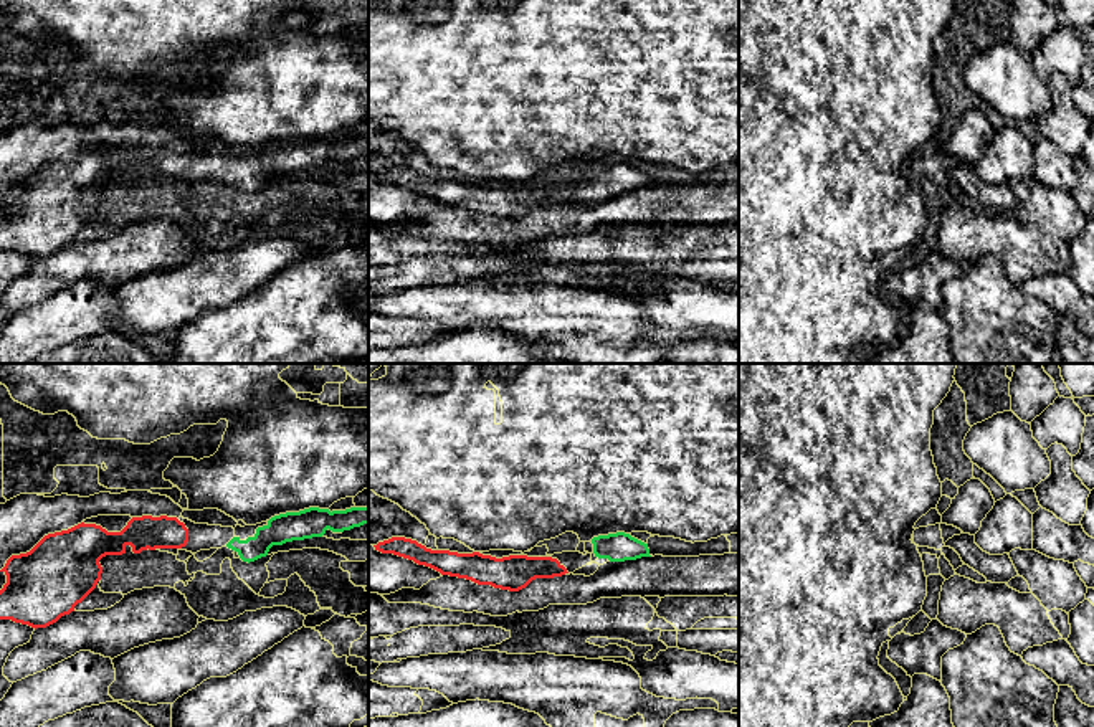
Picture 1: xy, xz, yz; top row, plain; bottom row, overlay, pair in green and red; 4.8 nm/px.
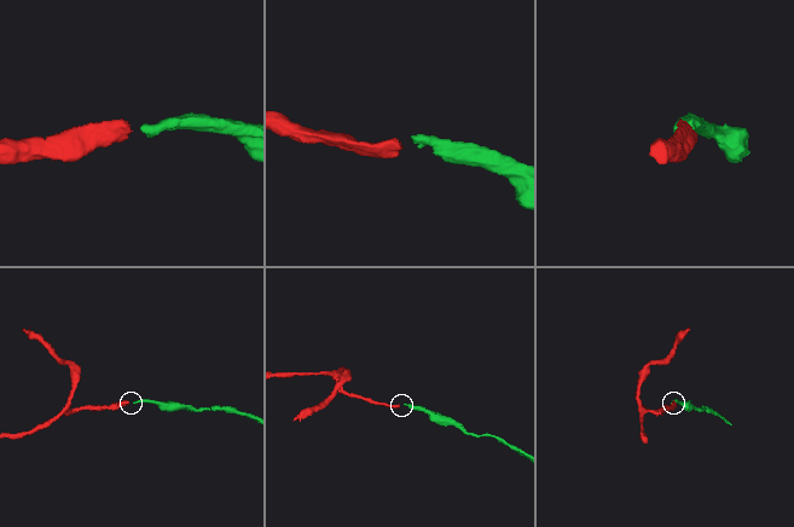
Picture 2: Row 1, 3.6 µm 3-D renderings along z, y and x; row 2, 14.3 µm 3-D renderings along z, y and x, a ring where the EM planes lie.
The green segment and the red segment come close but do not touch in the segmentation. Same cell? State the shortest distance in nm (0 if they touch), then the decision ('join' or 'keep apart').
160 nm apart; join

